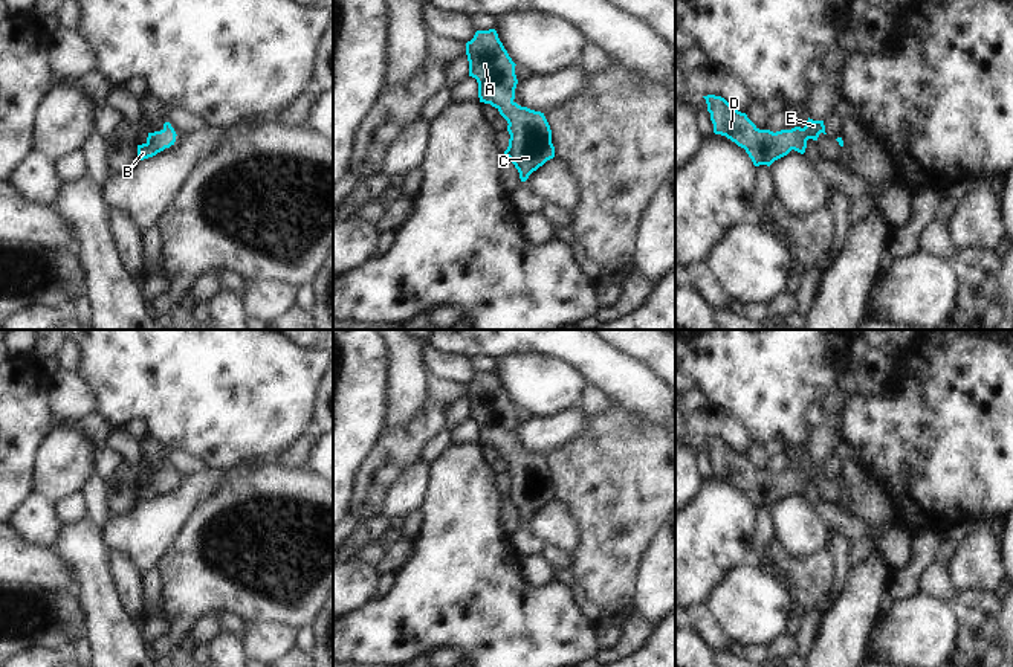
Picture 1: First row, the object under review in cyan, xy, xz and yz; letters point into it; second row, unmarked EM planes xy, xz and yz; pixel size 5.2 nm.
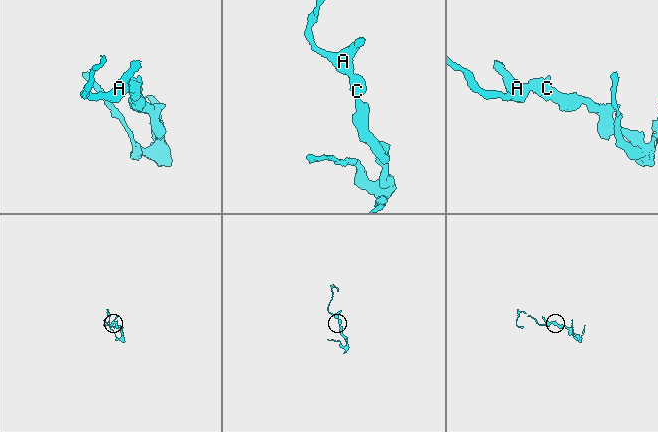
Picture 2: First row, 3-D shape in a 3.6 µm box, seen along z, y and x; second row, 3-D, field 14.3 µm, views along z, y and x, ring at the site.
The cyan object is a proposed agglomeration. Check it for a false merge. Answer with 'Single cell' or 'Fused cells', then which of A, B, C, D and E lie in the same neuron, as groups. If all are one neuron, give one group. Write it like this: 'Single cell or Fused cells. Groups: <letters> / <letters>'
Single cell. Groups: A B C D E.

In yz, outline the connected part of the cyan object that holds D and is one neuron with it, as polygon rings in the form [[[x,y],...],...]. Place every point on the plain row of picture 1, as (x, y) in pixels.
[[[715,437],[703,440],[710,455],[714,475],[726,478],[744,490],[755,508],[770,508],[791,491],[804,496],[808,481],[817,482],[820,475],[827,476],[824,462],[813,462],[810,459],[804,470],[795,469],[776,475],[759,472],[746,455],[735,452],[724,440]]]

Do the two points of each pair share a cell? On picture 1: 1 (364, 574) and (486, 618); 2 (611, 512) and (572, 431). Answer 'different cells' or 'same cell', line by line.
1: different cells
2: different cells

